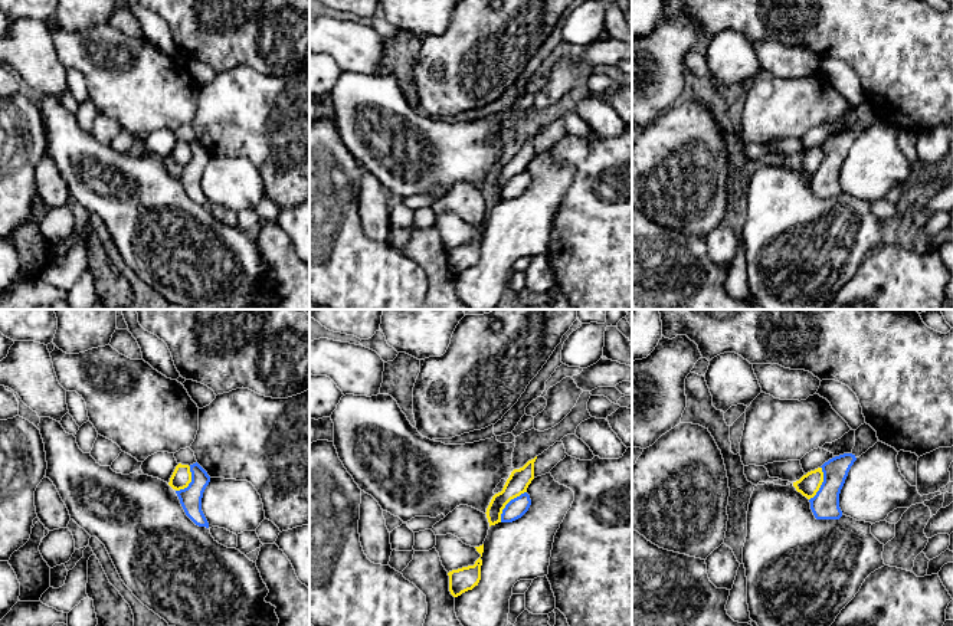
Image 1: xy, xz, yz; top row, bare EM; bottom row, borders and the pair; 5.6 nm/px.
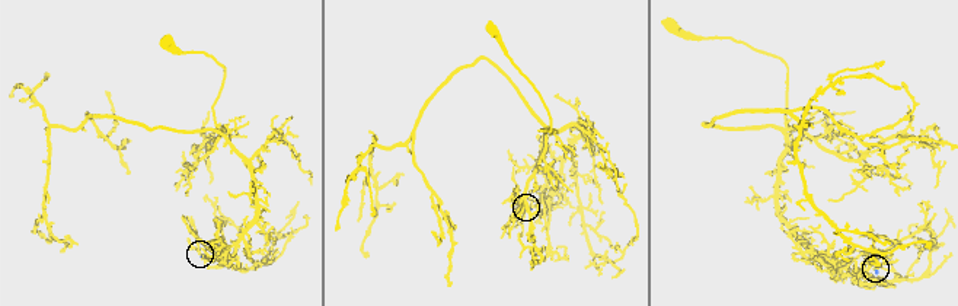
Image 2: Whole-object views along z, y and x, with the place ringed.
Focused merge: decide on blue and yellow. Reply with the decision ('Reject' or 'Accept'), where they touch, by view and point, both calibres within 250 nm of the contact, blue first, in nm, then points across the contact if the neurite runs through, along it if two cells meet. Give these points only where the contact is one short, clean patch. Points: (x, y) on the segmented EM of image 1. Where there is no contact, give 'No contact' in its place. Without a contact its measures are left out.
Reject. Touches blue at xz (507, 504). Thickness 110 nm (blue) against 120 nm. Boundary: xz (526, 491), (506, 505), (500, 521)

